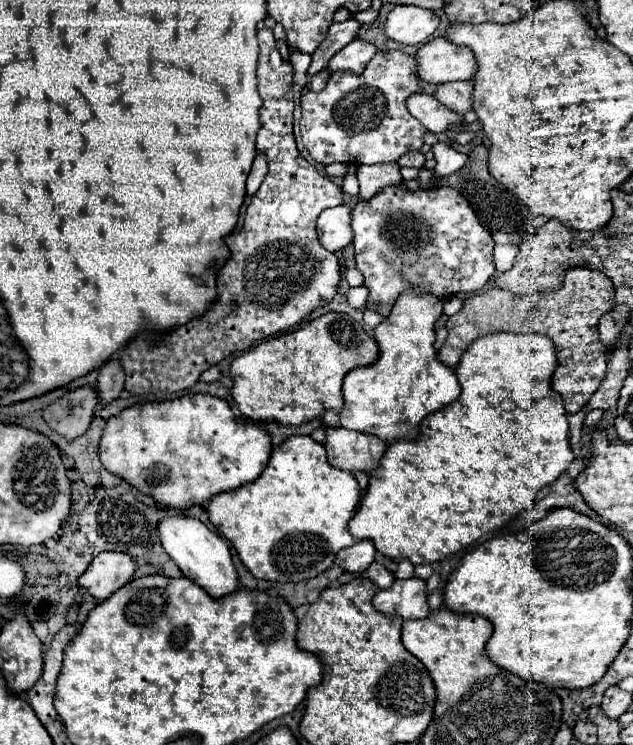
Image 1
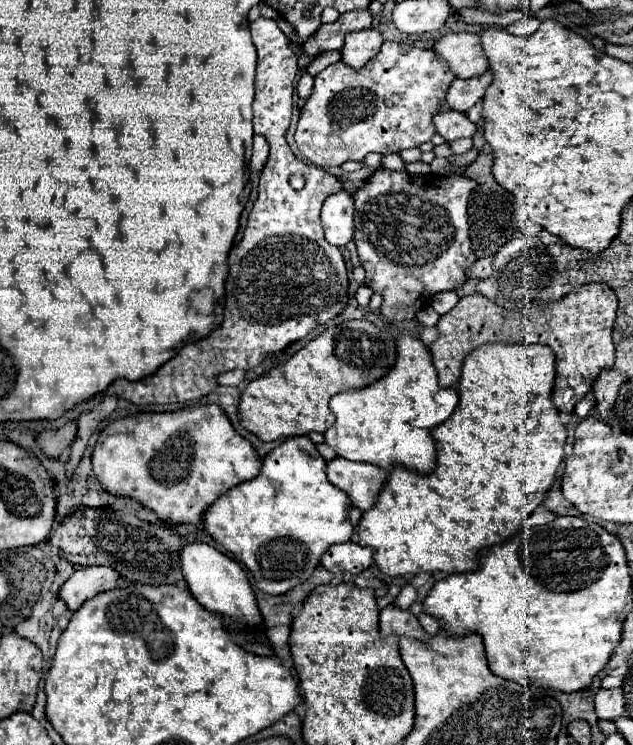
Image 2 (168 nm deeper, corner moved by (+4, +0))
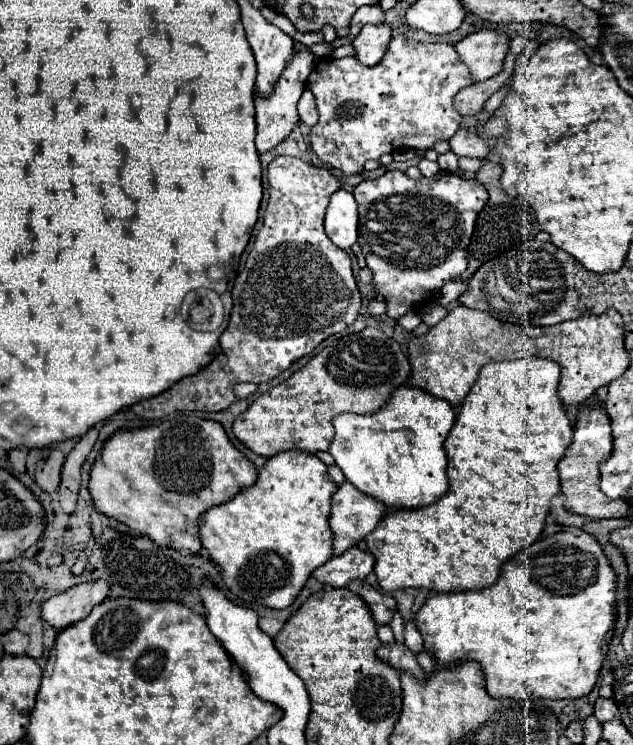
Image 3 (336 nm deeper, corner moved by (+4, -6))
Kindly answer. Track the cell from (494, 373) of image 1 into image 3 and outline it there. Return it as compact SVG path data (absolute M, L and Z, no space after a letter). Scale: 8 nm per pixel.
M541 357L489 363L481 367L445 441L449 457L449 493L429 507L399 509L393 515L387 515L377 529L365 537L365 543L375 557L375 575L383 591L409 587L435 593L485 589L497 581L501 565L511 555L539 539L551 497L555 497L561 487L557 463L573 435L557 385L557 363Z

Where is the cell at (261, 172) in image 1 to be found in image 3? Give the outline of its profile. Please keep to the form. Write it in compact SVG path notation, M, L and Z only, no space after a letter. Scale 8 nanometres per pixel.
M295 51L293 59L289 61L289 67L285 67L285 71L281 73L281 79L277 79L273 91L267 97L261 97L255 93L255 121L257 121L255 145L257 145L259 153L265 153L265 151L277 147L297 127L297 123L299 123L297 101L299 101L301 93L305 91L305 83L307 83L309 73L315 67L315 59L317 57L311 51Z

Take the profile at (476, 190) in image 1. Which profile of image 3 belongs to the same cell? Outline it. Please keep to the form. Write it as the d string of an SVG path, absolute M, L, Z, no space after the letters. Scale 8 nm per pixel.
M483 161L483 167L477 173L477 181L485 185L485 189L489 191L489 203L485 205L485 209L479 213L477 217L477 225L475 225L475 233L471 237L471 243L467 247L469 251L469 265L465 269L465 273L461 273L461 281L471 277L483 263L487 263L489 259L513 249L515 245L527 243L529 239L533 239L541 227L535 221L533 223L533 209L529 209L525 203L513 199L511 195L507 195L501 187L501 175L503 175L503 167L499 163L493 161Z

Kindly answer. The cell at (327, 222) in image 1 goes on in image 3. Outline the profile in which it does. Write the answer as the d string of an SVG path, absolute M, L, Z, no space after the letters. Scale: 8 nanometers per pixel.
M339 189L333 193L331 203L325 215L325 231L327 237L341 249L351 249L357 241L357 203L347 189Z

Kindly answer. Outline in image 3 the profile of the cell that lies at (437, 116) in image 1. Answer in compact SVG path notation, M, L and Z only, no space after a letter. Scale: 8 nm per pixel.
M459 129L451 139L451 151L459 157L477 157L477 159L487 159L489 155L489 145L487 141L483 141L483 137L479 137L473 131L467 129Z

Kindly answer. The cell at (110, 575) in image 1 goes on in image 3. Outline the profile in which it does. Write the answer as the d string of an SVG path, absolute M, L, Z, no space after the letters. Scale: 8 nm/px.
M103 581L75 585L73 589L45 601L41 609L41 621L61 631L85 619L95 605L105 601L107 593L109 593L109 587Z

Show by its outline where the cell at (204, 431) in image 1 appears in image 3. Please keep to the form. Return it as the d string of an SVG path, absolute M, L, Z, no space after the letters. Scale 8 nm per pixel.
M179 415L175 419L159 423L157 427L143 427L115 433L105 443L99 459L93 463L89 493L99 513L117 519L137 535L149 537L161 547L175 549L181 555L197 555L201 551L199 515L215 505L233 499L241 489L253 485L255 479L257 479L255 465L231 445L221 423L199 419L195 415L189 417Z

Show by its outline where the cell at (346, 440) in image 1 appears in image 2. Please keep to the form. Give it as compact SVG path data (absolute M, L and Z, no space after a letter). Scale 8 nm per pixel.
M335 457L327 461L327 477L329 481L343 489L351 503L361 511L367 511L387 479L387 471L379 465L367 465L357 461L345 461L343 457Z

